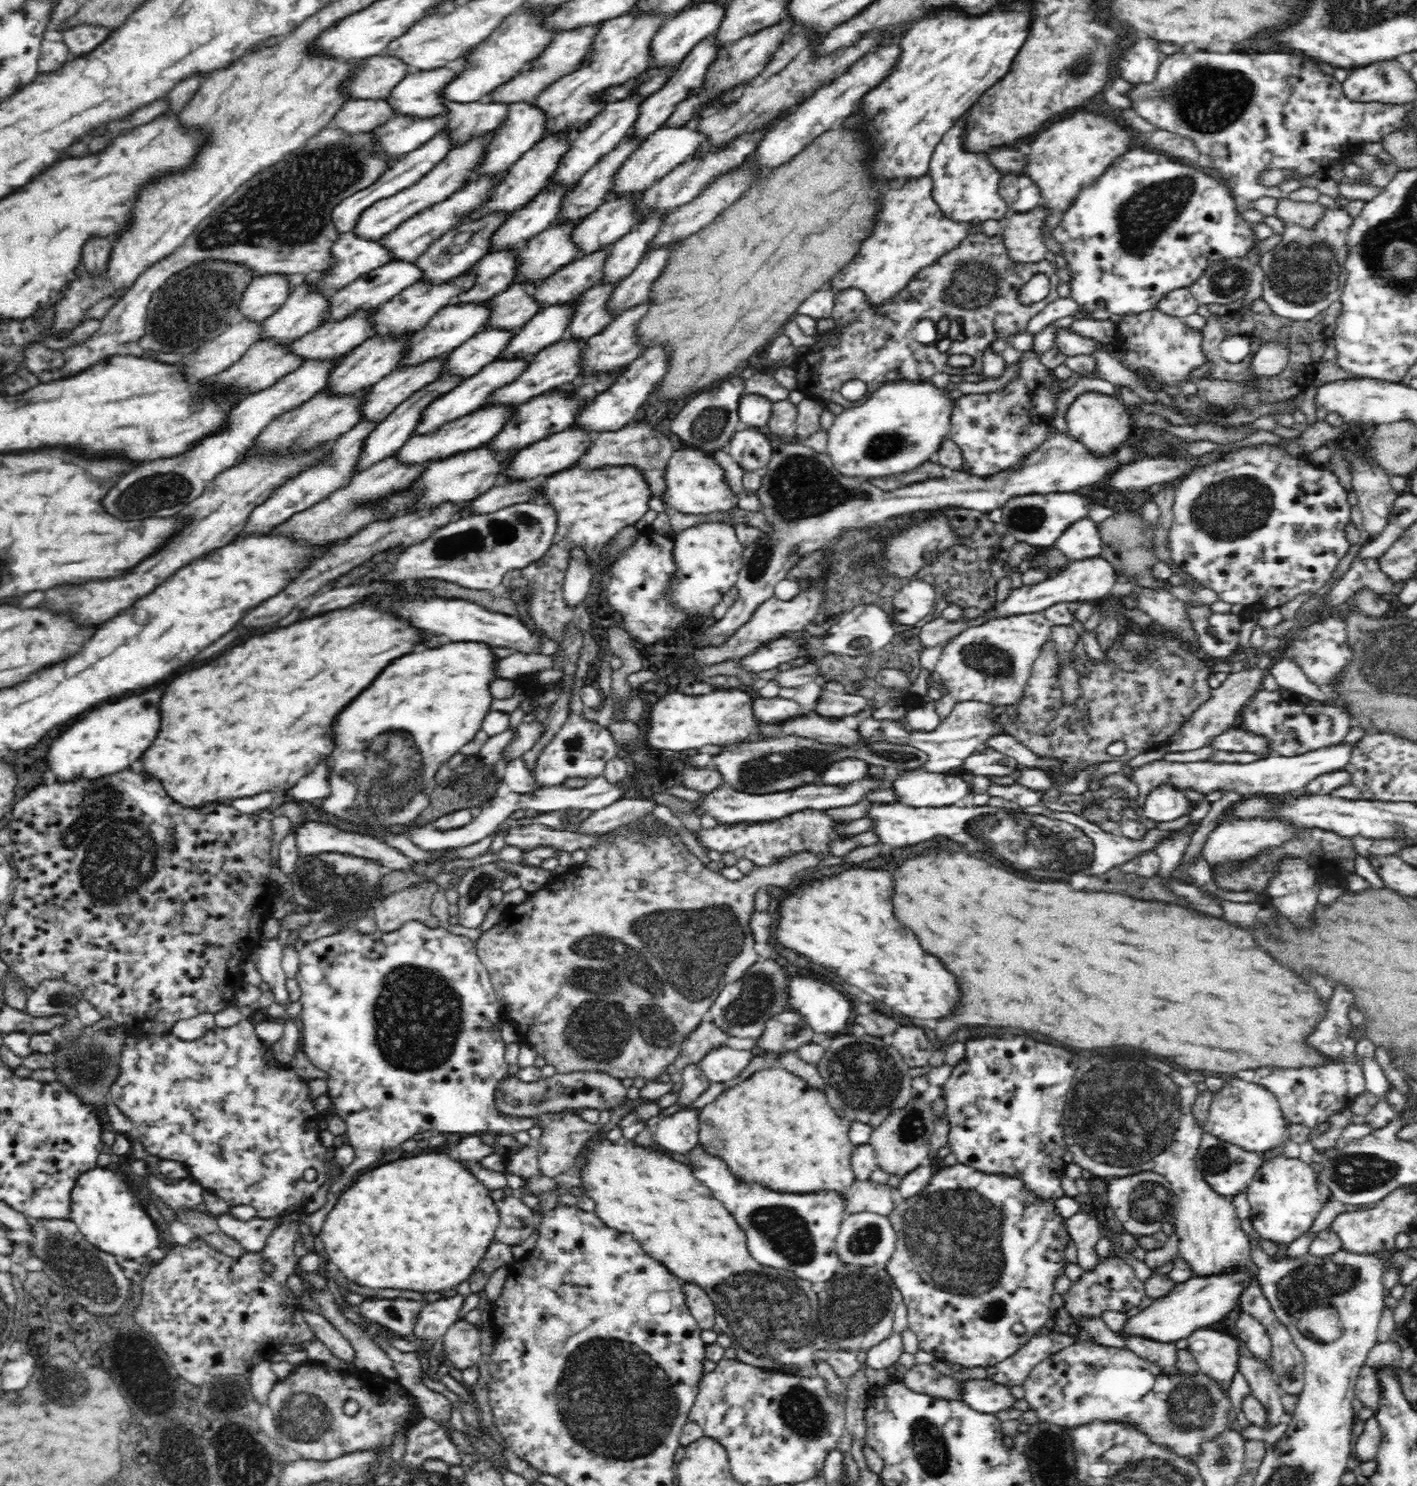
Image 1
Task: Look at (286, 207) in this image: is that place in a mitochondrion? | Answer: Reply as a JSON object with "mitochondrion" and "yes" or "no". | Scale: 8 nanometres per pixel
{"mitochondrion":"yes"}

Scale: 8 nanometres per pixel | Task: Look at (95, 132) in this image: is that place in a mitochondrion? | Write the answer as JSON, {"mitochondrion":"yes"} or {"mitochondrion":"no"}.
{"mitochondrion":"no"}

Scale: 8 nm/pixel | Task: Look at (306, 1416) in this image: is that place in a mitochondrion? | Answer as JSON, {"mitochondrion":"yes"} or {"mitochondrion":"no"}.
{"mitochondrion":"yes"}

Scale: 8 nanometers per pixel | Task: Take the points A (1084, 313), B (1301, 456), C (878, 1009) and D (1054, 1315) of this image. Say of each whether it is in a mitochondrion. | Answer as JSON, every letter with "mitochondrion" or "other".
{"A":"other","B":"other","C":"other","D":"other"}

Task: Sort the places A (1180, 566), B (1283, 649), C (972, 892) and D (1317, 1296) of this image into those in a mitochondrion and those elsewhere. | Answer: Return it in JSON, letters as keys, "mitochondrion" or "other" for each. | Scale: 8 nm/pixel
{"A":"other","B":"other","C":"other","D":"mitochondrion"}

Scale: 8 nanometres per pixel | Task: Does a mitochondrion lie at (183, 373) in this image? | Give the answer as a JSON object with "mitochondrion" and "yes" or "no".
{"mitochondrion":"no"}

